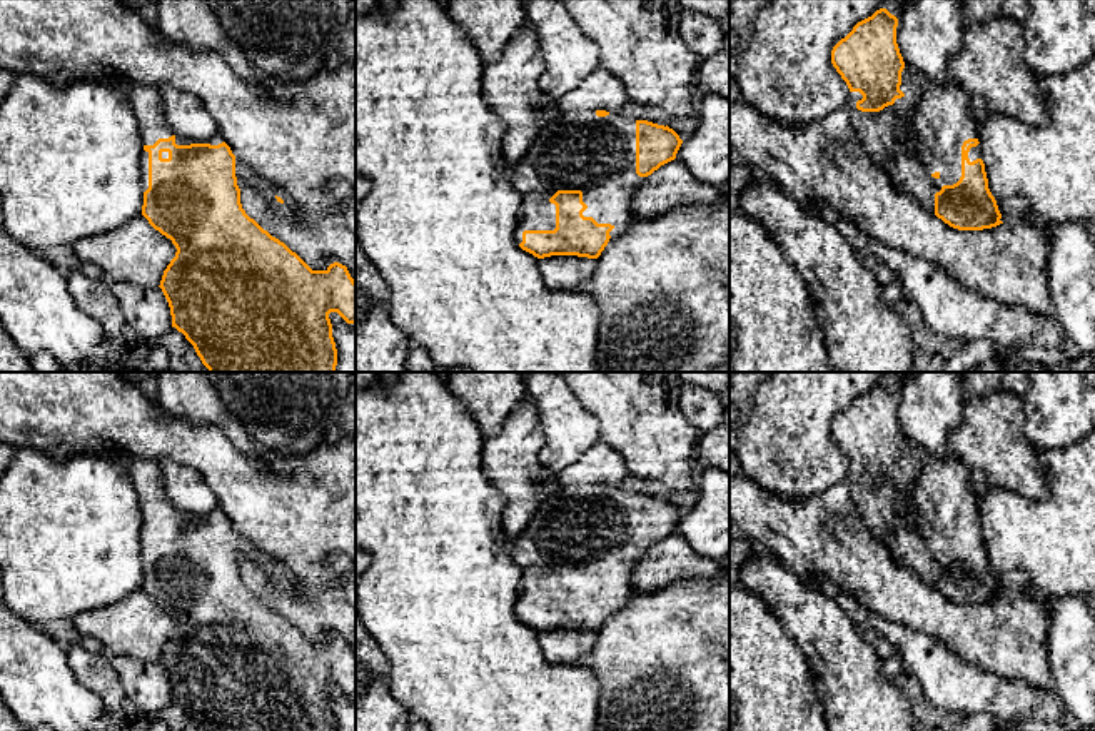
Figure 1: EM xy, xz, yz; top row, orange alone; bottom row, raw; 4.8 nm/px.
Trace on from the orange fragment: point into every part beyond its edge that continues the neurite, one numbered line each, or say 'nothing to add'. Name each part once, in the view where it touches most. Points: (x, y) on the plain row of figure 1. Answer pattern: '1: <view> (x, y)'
1: xz (580, 524)

